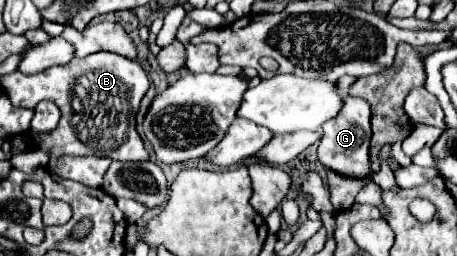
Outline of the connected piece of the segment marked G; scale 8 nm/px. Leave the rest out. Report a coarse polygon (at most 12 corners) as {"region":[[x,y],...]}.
{"region":[[342,97],[322,125],[318,159],[368,177],[370,103]]}

